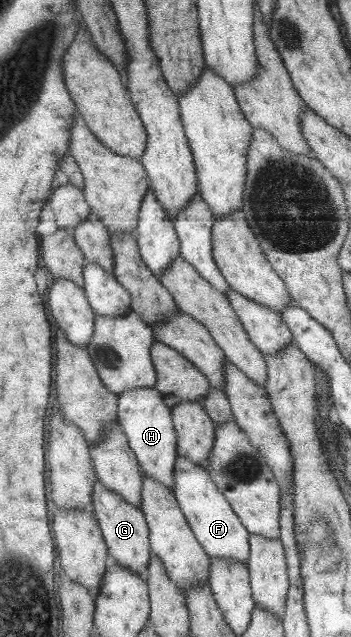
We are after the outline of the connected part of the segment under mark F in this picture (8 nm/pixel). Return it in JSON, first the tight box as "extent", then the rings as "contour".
{"extent":[172,456,250,564],"contour":[[[184,456],[174,462],[174,490],[172,491],[199,544],[212,558],[226,558],[247,564],[250,556],[250,533],[236,515],[228,499],[218,490],[206,466],[200,466]]]}

